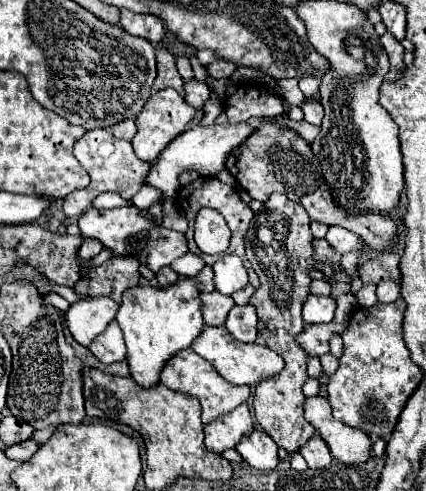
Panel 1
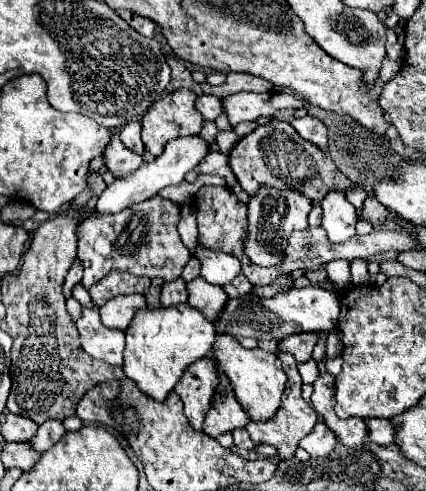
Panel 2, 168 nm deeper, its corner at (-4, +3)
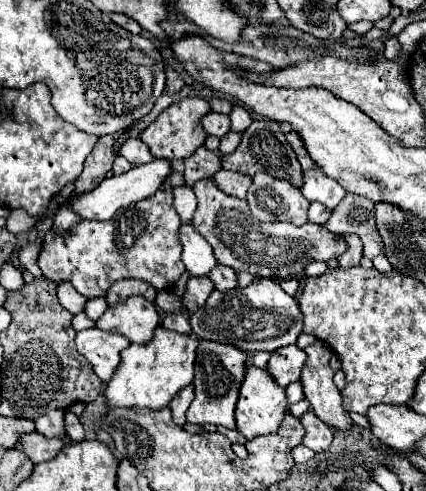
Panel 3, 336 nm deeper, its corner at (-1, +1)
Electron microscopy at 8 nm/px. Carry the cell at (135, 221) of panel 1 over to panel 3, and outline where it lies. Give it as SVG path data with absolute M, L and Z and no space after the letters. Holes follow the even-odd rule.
M161 187L153 197L119 209L109 221L79 221L65 233L47 231L41 239L37 265L47 279L69 281L87 299L105 297L115 281L129 277L143 279L155 289L171 289L185 271L179 257L179 225L171 187ZM143 221L147 223L145 231Z

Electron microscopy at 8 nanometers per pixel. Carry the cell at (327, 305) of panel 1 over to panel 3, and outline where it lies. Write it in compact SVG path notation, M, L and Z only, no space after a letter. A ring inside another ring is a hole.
M257 279L243 289L215 289L207 303L191 313L189 323L199 339L229 343L247 353L277 351L279 347L295 343L303 329L303 319L299 317L299 305L295 297L287 295L273 279Z

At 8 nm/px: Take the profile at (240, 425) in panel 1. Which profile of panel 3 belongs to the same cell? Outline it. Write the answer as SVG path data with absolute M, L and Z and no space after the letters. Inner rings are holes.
M199 341L197 359L195 359L195 399L187 409L187 421L205 425L223 425L235 429L235 405L239 399L239 387L243 383L247 369L247 353L225 343Z

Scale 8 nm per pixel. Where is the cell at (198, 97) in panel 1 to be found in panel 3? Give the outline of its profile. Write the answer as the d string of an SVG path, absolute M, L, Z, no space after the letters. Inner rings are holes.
M209 113L207 117L203 117L201 125L207 131L207 135L213 135L217 139L223 139L231 129L229 117L227 115L219 115L219 113Z

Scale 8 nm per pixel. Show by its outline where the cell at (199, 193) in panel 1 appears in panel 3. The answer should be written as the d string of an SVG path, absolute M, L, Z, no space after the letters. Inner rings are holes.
M213 179L197 181L193 193L197 197L197 211L191 223L209 241L215 259L235 271L271 279L295 277L301 275L311 261L329 261L347 249L347 243L335 241L335 233L327 231L323 225L305 223L297 227L293 223L261 223L251 215L245 199L225 195Z

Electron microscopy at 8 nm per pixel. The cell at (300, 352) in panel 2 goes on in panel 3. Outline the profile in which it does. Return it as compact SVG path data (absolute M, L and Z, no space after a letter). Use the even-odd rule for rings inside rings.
M289 345L287 349L277 349L271 353L267 373L275 379L277 385L287 387L293 381L299 381L303 361L305 361L305 351L299 349L297 345Z

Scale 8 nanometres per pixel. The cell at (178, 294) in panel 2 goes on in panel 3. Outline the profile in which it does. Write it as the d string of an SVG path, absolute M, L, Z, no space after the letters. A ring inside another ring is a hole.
M175 313L175 315L167 315L163 319L163 327L169 331L177 331L183 335L191 335L191 325L187 325L187 315L189 313Z

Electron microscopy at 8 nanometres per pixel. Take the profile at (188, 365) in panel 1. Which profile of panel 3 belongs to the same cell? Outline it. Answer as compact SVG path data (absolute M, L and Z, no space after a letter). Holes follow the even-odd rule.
M189 385L187 389L183 389L183 393L179 393L179 397L175 397L175 401L169 405L169 407L171 407L171 415L173 415L175 425L183 427L183 425L187 423L185 413L187 413L191 401L193 401L193 385Z

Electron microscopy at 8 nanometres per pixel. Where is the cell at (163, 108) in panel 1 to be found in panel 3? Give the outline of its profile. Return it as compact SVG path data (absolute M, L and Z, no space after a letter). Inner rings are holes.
M187 97L179 103L173 103L169 105L147 129L141 131L139 139L151 149L151 153L155 157L161 157L161 159L187 159L191 157L207 139L207 133L203 133L203 125L201 125L201 119L211 113L211 105L205 101L205 99L199 99L199 97Z

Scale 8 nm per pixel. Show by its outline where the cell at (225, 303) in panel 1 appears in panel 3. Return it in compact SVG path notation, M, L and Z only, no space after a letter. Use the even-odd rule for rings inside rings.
M191 277L185 287L183 305L189 311L195 311L199 305L205 305L211 291L213 291L213 281L209 277Z

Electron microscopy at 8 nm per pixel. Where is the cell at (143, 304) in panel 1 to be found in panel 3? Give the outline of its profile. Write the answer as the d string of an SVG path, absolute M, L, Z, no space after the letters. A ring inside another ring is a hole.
M159 327L153 341L147 345L129 345L121 353L121 363L117 365L111 381L105 385L105 401L109 409L117 407L147 407L163 409L169 407L173 397L193 383L195 365L195 335L181 335Z

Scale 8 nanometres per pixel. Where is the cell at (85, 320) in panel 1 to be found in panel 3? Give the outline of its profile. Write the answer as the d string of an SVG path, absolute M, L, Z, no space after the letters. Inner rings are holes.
M129 297L123 301L123 305L111 305L97 321L97 327L103 331L117 331L123 333L131 343L149 343L153 337L153 331L159 327L159 313L153 303L149 303L143 297Z

